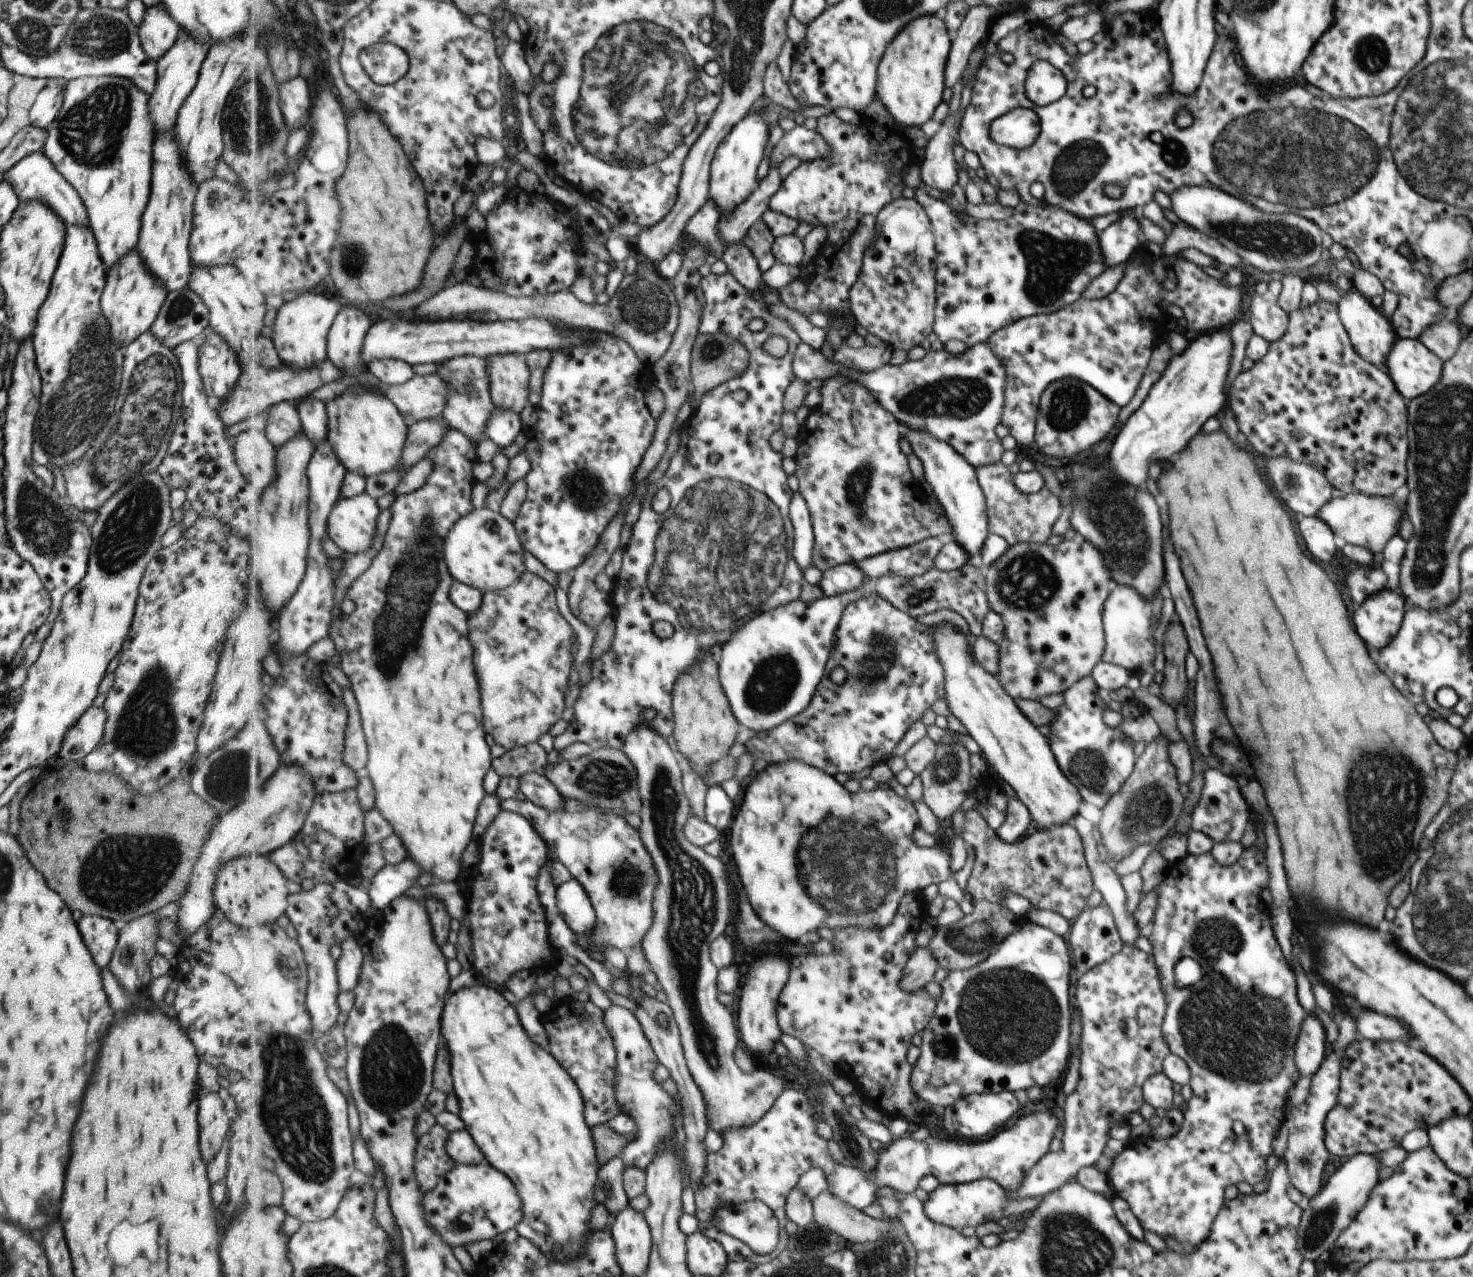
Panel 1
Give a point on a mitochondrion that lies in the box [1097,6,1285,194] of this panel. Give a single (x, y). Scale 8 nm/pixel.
(1172, 155)

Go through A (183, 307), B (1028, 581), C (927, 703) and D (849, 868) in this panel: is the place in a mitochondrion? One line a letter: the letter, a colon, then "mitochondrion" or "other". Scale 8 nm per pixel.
A: mitochondrion
B: mitochondrion
C: other
D: mitochondrion

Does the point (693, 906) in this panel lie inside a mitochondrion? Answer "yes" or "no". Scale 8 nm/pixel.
yes

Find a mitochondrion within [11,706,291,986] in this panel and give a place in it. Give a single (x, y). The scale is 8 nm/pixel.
(125, 875)

